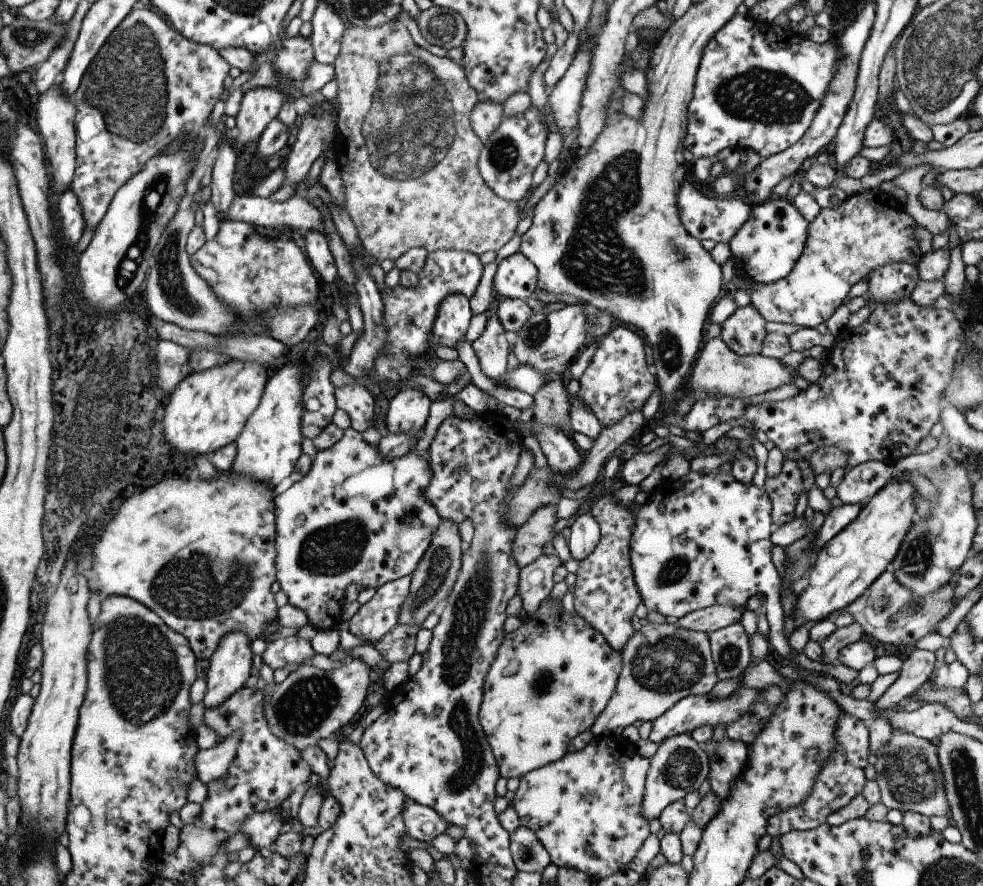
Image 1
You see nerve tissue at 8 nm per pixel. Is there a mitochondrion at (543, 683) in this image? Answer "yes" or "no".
yes

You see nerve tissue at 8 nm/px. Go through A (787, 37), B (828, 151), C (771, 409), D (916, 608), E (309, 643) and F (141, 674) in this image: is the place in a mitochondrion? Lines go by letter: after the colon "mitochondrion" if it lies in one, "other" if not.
A: other
B: other
C: other
D: mitochondrion
E: other
F: mitochondrion

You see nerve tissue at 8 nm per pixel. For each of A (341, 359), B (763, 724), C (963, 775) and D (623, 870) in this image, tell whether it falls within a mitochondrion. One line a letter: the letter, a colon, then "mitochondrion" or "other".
A: other
B: other
C: mitochondrion
D: other

